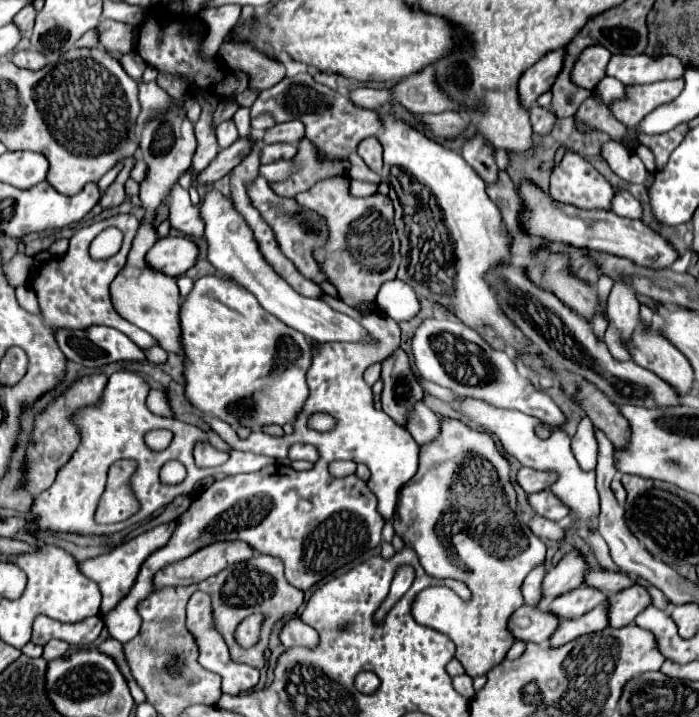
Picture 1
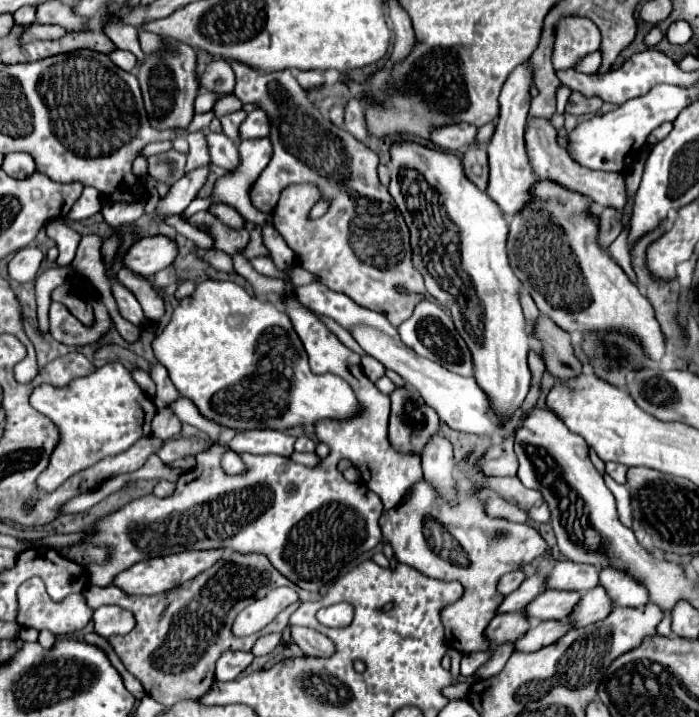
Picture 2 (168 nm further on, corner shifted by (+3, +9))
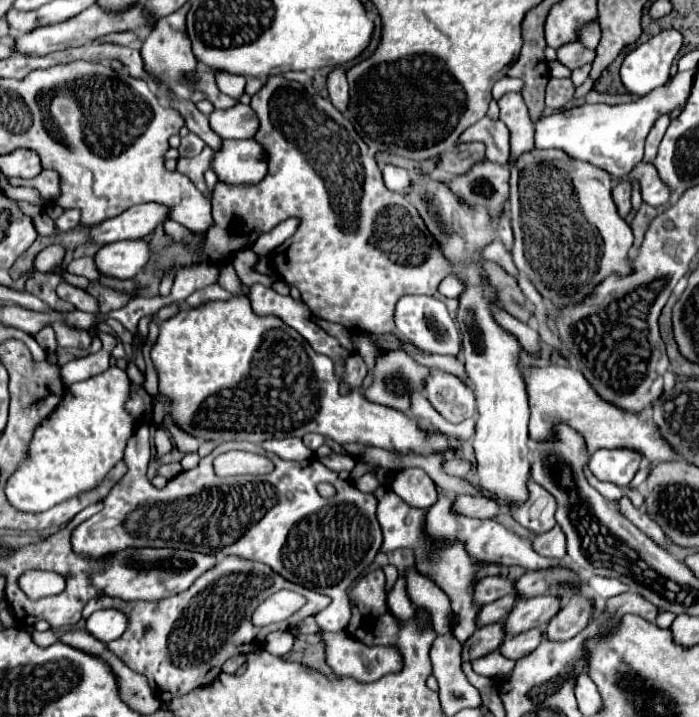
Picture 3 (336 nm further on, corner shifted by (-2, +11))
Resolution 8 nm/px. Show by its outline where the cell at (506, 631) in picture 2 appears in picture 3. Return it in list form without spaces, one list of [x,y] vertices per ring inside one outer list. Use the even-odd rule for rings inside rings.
[[[492,623],[486,627],[480,627],[474,637],[470,637],[470,641],[464,643],[464,651],[462,651],[462,659],[464,661],[472,661],[476,657],[488,655],[492,651],[496,651],[502,641],[506,637],[506,629],[502,623]]]

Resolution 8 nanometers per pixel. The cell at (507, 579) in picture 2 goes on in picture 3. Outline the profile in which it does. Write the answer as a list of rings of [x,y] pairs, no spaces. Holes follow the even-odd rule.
[[[492,575],[492,577],[484,577],[482,581],[476,583],[474,601],[478,605],[486,605],[508,593],[514,593],[514,581],[510,581],[508,577],[502,577],[502,575]]]

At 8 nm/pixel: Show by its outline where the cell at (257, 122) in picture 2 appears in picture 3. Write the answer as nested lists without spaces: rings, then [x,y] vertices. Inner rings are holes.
[[[238,103],[234,109],[212,111],[210,127],[222,139],[248,139],[258,133],[258,117],[254,117],[254,109]]]

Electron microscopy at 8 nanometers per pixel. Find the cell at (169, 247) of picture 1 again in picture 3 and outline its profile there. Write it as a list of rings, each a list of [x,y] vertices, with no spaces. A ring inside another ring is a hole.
[[[144,239],[138,241],[120,241],[114,245],[104,245],[94,261],[100,273],[118,279],[136,277],[146,263],[150,261],[150,243]]]

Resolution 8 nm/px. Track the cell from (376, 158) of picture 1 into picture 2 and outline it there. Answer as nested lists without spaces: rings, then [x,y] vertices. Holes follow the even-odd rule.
[[[351,99],[345,107],[347,107],[345,109],[345,129],[351,135],[355,135],[359,141],[363,141],[369,133],[365,133],[365,113],[361,111],[363,109],[361,103]]]

